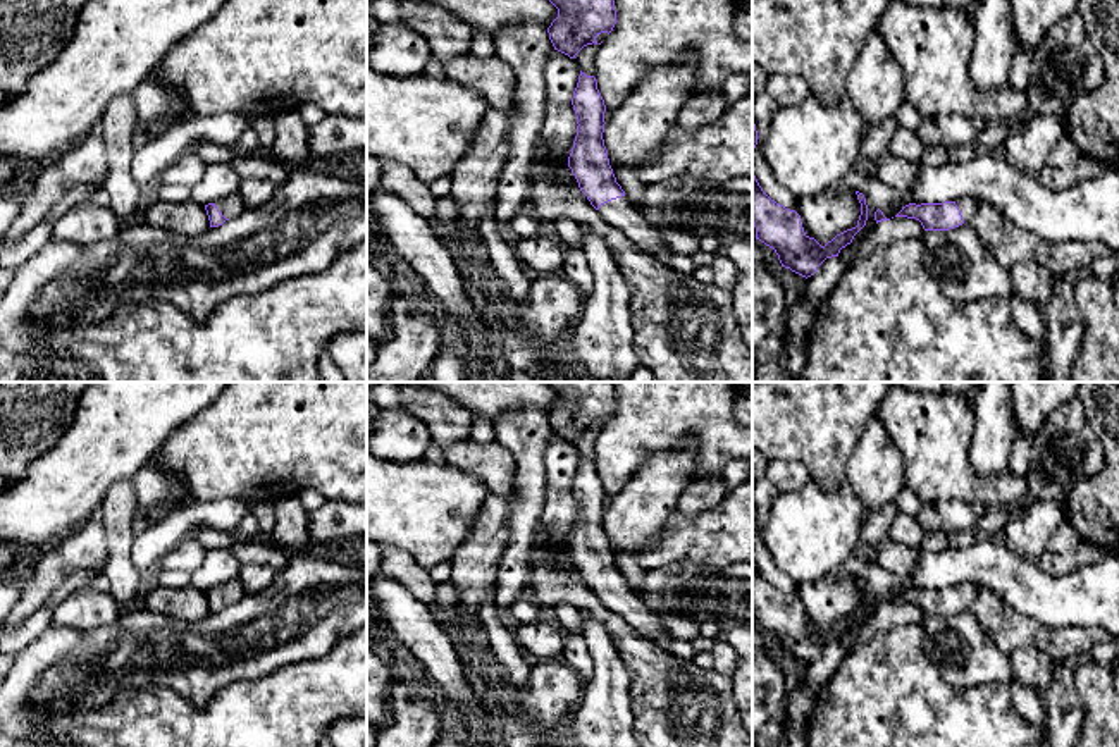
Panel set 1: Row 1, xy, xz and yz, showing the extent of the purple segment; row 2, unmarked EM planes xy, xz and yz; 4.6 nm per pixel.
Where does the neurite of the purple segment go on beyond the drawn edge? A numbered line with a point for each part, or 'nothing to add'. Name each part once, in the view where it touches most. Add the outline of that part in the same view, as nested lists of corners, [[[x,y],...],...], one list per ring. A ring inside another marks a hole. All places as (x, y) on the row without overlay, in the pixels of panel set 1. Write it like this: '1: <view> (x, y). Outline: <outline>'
1: xz (620, 598). Outline: [[[625,582],[601,590],[597,597],[608,609],[620,614],[637,633],[646,635],[670,654],[682,659],[692,659],[696,656],[692,644],[677,639],[666,628],[661,614],[651,611]]]

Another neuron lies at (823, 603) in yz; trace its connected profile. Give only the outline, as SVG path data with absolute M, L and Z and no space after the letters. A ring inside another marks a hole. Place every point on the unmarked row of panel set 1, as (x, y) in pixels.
M845 571L835 580L821 578L816 583L797 583L794 596L802 604L806 621L825 632L837 620L857 611L861 589L856 575Z

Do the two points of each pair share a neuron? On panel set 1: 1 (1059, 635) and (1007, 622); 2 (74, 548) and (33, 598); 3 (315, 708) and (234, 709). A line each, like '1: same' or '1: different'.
1: same
2: same
3: same

